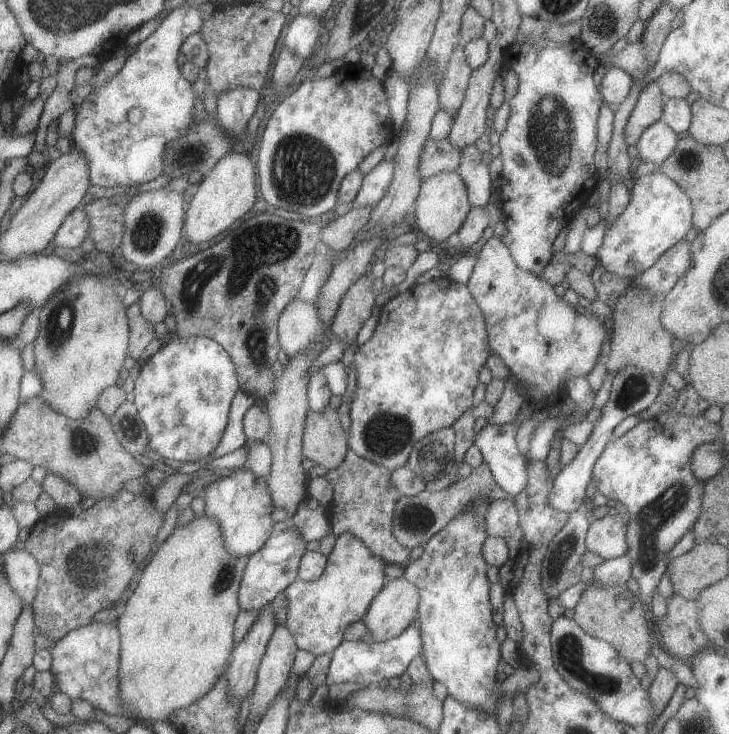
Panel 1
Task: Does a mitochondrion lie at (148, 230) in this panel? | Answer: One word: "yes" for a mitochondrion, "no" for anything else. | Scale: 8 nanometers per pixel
yes

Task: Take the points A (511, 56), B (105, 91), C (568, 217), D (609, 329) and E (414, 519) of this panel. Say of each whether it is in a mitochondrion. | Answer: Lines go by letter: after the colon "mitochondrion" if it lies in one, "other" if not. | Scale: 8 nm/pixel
A: other
B: other
C: other
D: other
E: mitochondrion

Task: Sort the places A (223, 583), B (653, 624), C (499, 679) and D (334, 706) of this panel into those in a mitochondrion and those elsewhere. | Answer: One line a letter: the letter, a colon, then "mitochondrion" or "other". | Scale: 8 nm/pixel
A: mitochondrion
B: other
C: other
D: other

